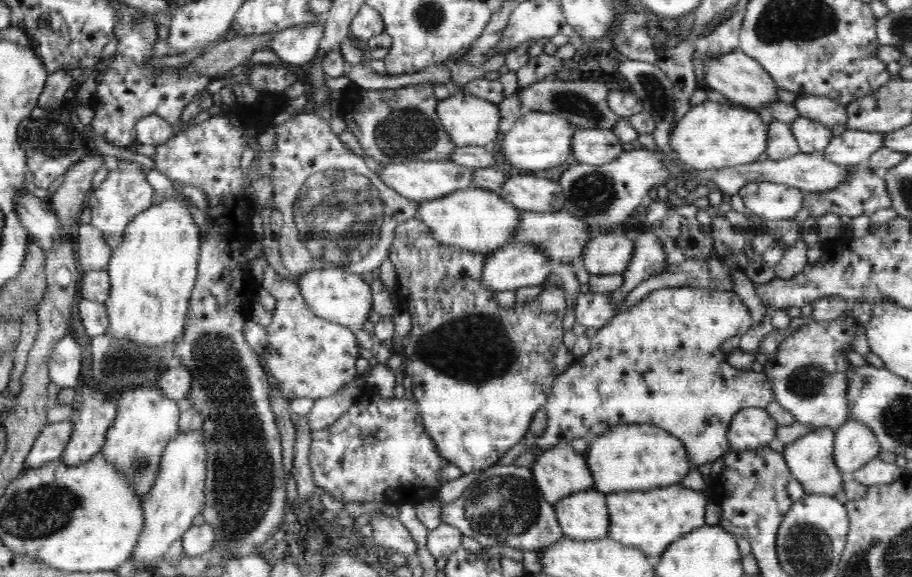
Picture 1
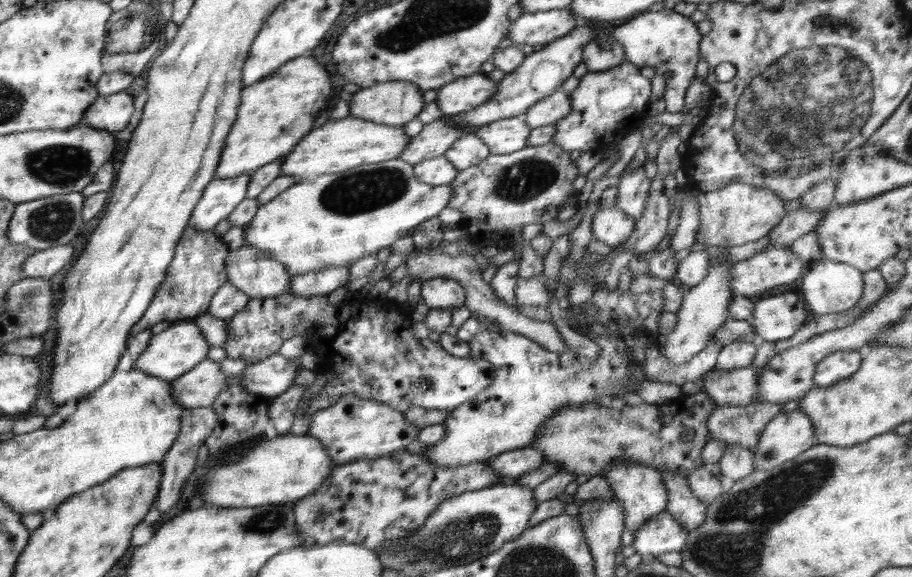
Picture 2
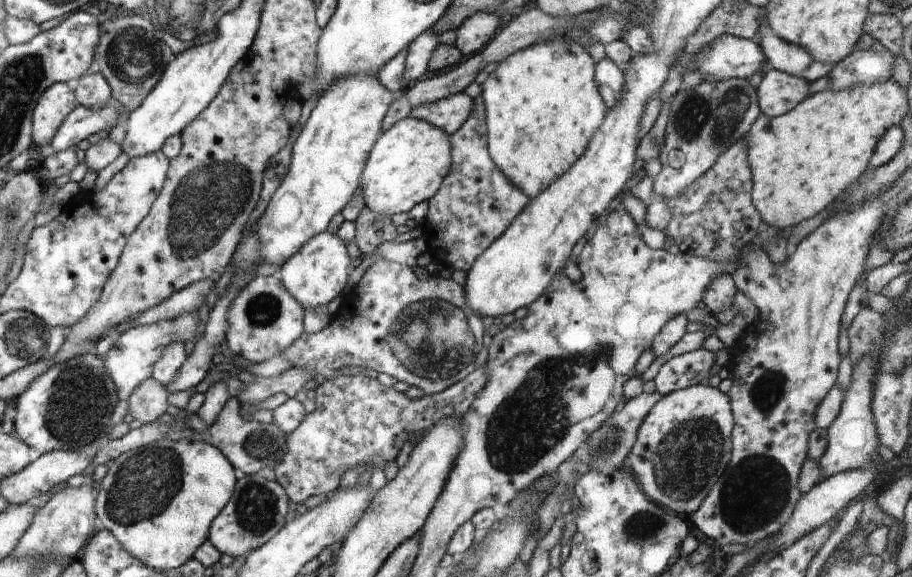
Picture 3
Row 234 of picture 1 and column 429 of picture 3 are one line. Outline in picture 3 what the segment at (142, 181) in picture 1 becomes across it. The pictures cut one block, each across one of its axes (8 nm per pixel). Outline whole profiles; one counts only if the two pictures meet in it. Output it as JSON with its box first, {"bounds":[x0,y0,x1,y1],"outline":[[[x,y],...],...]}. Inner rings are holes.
{"bounds":[410,91,475,135],"outline":[[[464,91],[435,103],[412,107],[410,116],[428,121],[432,126],[441,128],[447,135],[454,134],[463,122],[474,112],[475,102]]]}

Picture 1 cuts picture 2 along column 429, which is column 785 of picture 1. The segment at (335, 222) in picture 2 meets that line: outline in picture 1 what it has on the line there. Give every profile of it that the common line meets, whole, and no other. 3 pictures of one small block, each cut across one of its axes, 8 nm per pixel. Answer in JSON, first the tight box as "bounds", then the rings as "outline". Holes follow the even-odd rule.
{"bounds":[739,181,807,220],"outline":[[[750,181],[739,196],[748,211],[768,220],[794,218],[807,198],[805,192],[786,184]]]}

